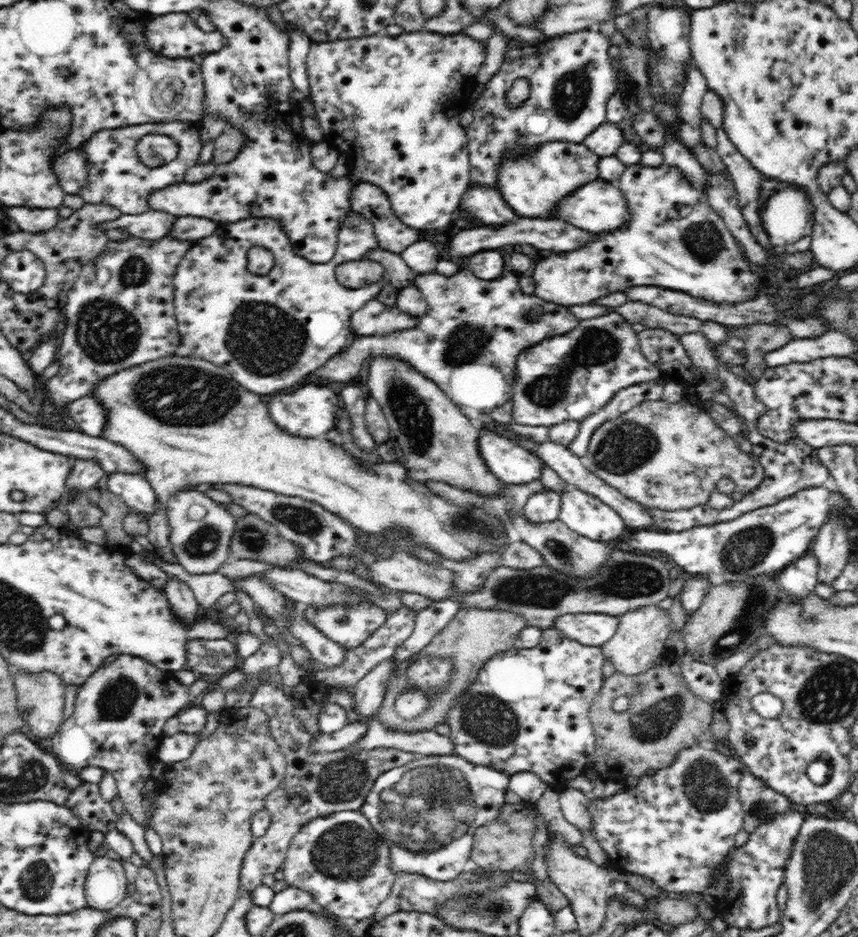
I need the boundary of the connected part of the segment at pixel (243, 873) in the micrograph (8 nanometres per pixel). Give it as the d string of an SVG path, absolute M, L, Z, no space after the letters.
M260 685L253 692L248 705L261 707L267 713L270 735L279 743L287 769L284 780L268 793L263 801L263 808L270 814L271 824L263 836L254 839L251 849L244 856L240 870L240 895L256 890L258 886L263 885L264 876L272 875L282 867L291 839L304 824L333 812L360 811L373 783L384 771L412 761L412 753L386 746L360 750L348 747L336 752L313 752L311 744L315 737L293 716L292 702L275 686Z

